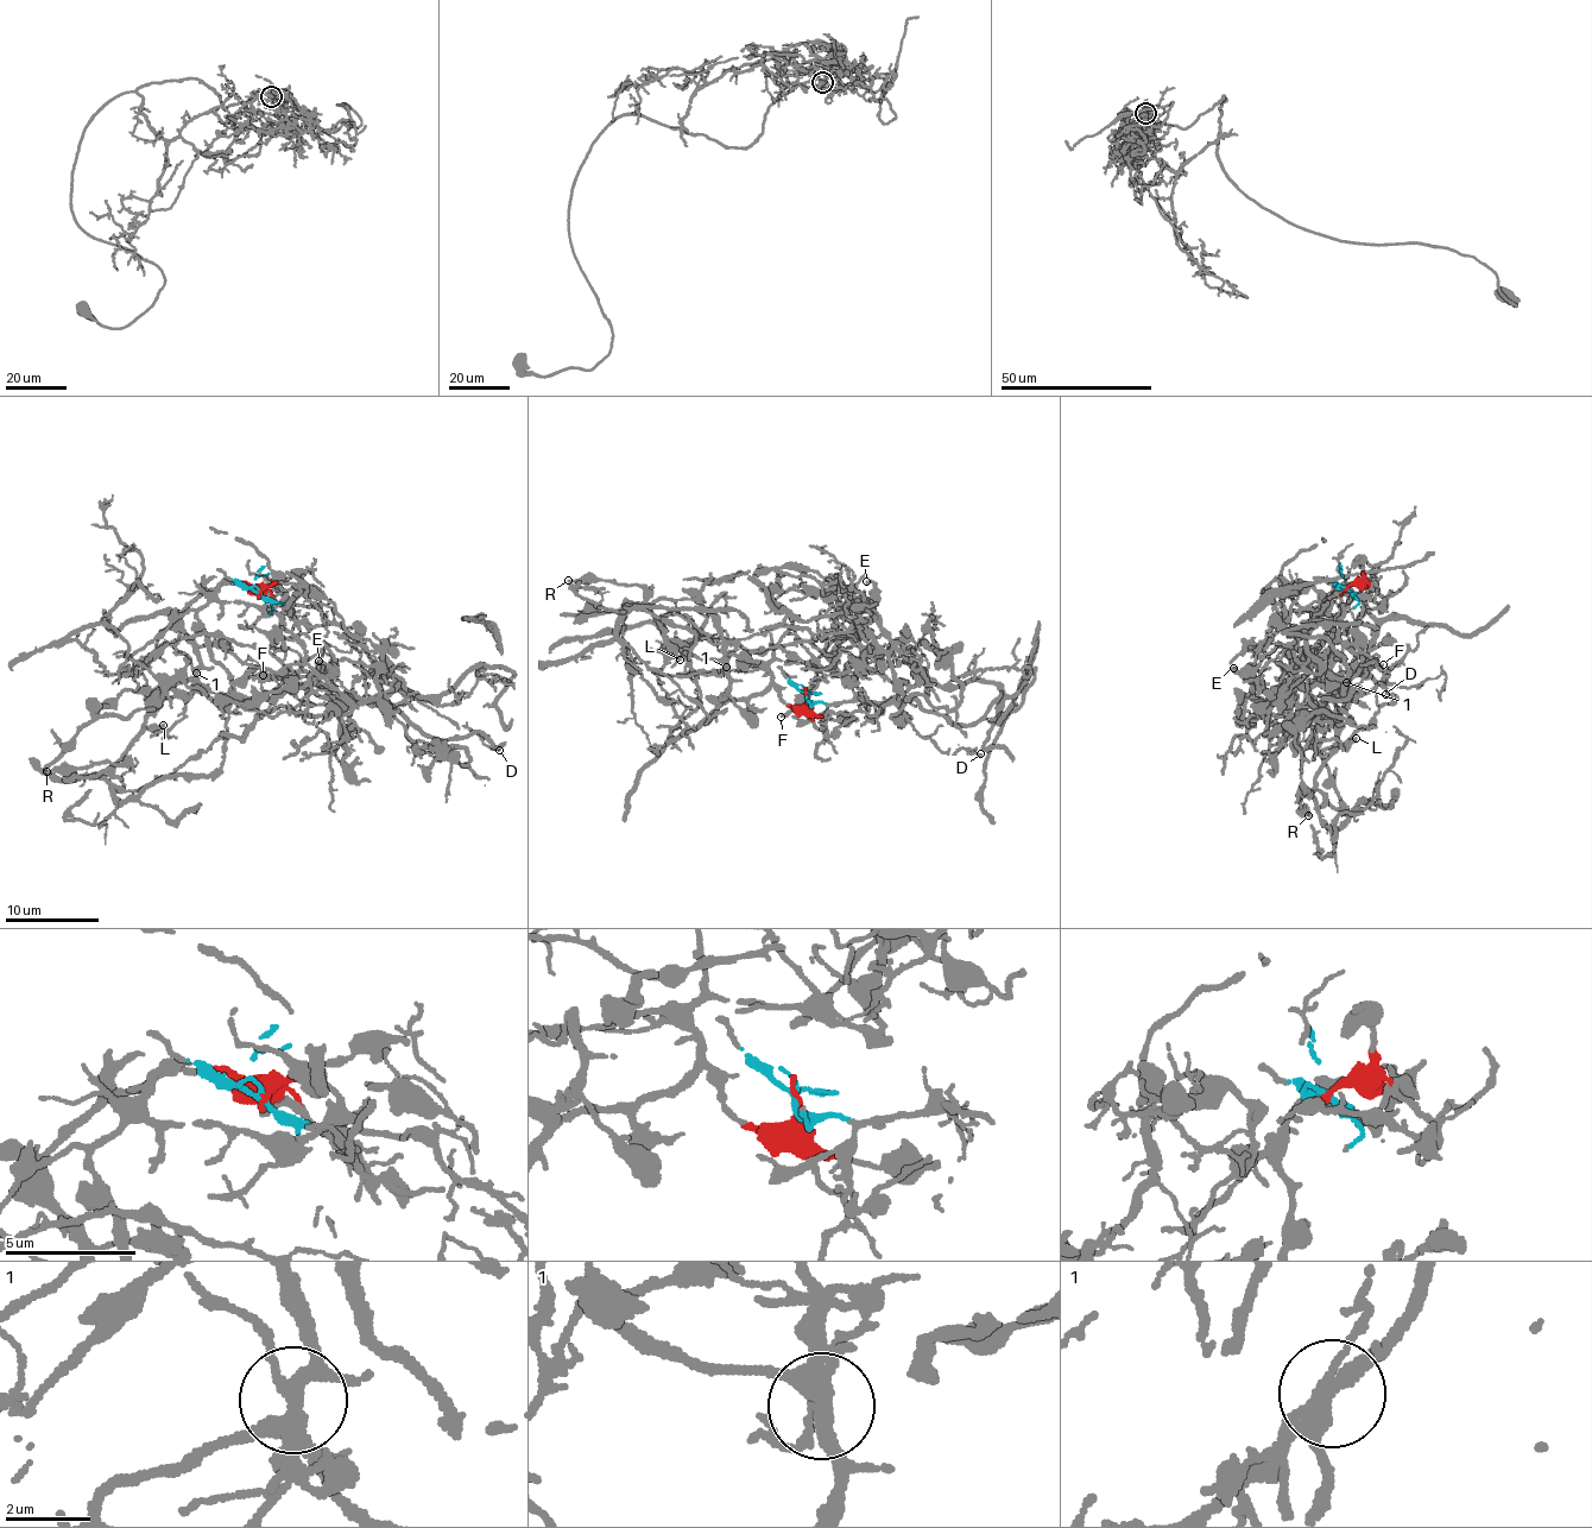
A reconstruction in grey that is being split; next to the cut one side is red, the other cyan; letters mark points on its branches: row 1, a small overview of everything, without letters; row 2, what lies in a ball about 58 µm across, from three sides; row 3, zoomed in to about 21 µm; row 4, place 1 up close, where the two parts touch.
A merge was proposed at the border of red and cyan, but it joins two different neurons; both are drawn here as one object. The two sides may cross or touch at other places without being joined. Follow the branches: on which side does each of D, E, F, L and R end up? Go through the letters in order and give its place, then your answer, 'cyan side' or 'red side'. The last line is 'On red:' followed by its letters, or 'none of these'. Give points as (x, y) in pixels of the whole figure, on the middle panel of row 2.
D: at (980, 753); cyan side
E: at (866, 581); cyan side
F: at (781, 717); red side
L: at (680, 660); red side
R: at (568, 580); red side
On red: F, L, R

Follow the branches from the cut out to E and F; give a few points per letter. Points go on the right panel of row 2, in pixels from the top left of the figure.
E: (1346, 588), (1353, 594), (1343, 592), (1344, 613), (1335, 642), (1278, 696), (1271, 696), (1232, 667)
F: (1346, 588), (1359, 581), (1343, 585), (1333, 598), (1330, 664), (1321, 683), (1316, 682), (1350, 670), (1383, 663)

